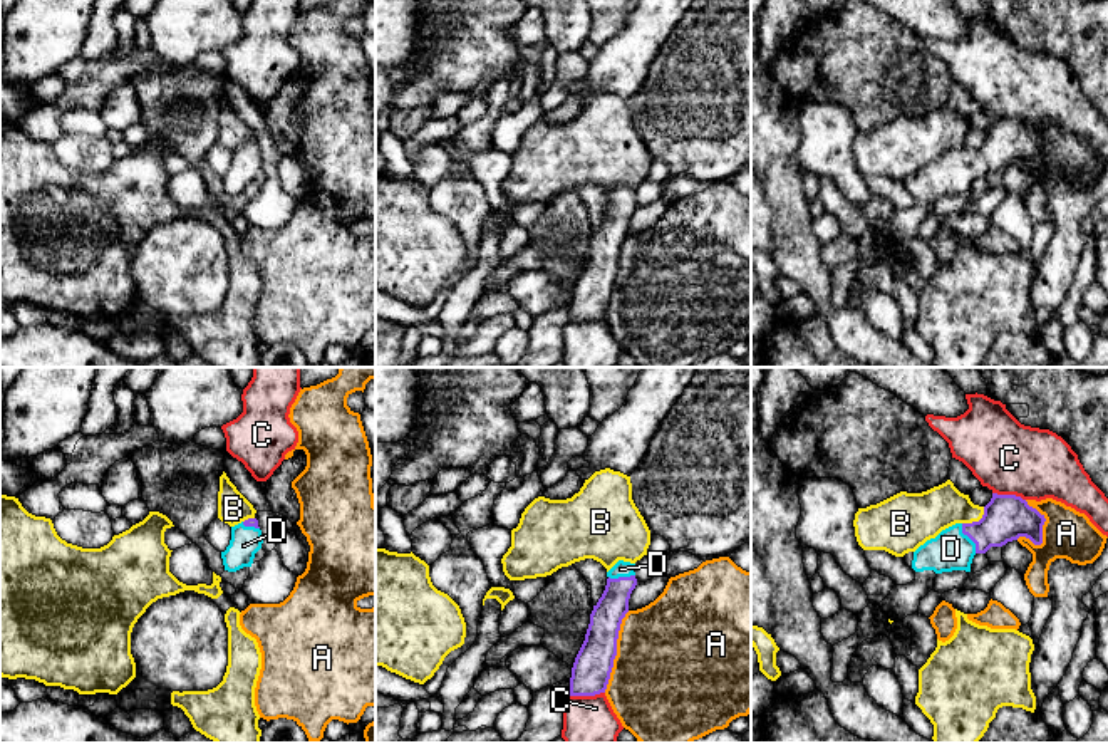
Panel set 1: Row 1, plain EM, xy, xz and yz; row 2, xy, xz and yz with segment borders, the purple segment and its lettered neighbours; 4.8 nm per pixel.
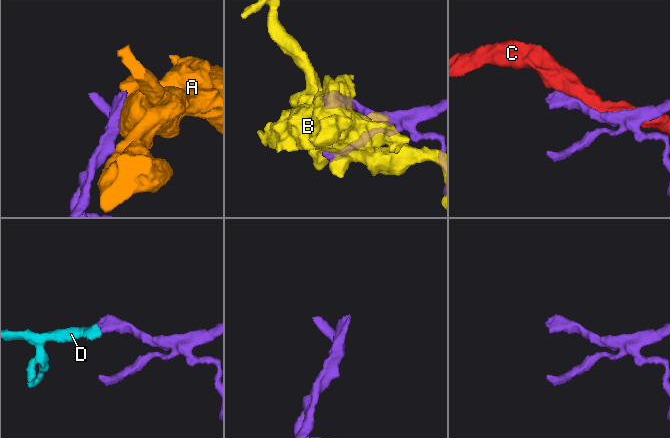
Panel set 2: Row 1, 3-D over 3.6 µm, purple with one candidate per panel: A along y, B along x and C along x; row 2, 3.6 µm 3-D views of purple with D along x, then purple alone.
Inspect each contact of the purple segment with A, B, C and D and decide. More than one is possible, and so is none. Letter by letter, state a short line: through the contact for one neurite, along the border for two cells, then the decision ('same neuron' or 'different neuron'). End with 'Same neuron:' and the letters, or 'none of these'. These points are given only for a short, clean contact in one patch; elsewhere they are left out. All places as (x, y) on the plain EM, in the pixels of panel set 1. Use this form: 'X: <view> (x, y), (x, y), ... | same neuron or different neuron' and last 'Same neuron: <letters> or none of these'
A: different neuron
B: different neuron
C: different neuron
D: yz (1006, 141), (993, 155), (969, 161), (951, 173) | same neuron
Same neuron: D

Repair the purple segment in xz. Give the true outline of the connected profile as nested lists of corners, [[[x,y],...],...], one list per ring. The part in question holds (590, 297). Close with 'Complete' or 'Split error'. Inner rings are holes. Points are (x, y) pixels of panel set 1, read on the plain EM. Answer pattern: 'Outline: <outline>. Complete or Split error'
Outline: [[[619,184],[607,196],[605,215],[593,230],[585,265],[572,292],[570,320],[595,320],[607,314],[617,280],[620,248],[637,210],[634,190]]]. Split error

